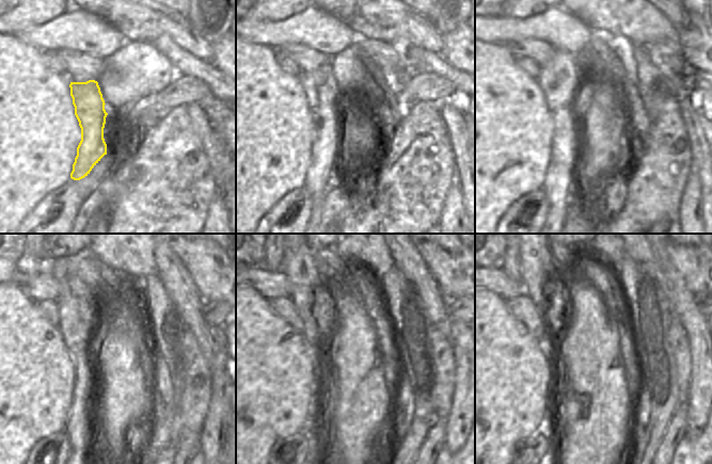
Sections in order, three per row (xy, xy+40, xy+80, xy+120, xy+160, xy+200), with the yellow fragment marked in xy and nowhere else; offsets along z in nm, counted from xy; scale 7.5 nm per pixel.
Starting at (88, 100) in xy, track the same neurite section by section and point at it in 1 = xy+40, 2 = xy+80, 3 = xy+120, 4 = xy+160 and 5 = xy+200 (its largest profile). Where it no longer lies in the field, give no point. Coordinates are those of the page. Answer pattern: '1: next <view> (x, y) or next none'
1: next xy+40 (322, 93)
2: next xy+80 (559, 79)
3: next xy+120 (76, 304)
4: next xy+160 (299, 265)
5: next xy+200 (537, 262)

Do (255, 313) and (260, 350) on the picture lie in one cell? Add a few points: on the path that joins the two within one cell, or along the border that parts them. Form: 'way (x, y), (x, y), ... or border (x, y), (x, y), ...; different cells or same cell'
way (255, 322), (255, 340); same cell

